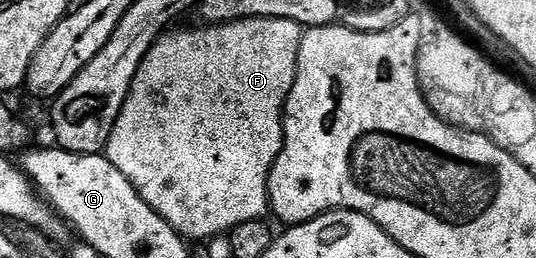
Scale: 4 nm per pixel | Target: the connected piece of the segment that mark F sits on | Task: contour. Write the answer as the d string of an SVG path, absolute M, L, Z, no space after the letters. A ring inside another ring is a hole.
M259 16L253 20L234 20L231 24L199 27L188 28L185 32L169 30L148 51L138 74L132 80L130 90L126 94L126 102L118 114L118 122L114 122L114 130L110 134L106 149L108 161L114 166L118 166L118 170L122 170L122 174L126 174L126 178L130 178L134 190L138 190L140 197L162 219L170 222L170 226L174 226L178 235L192 242L208 240L211 236L221 235L220 237L223 237L231 232L234 226L238 226L242 222L259 220L269 211L268 179L270 170L284 145L284 102L294 86L302 35L301 25L295 24L293 20L267 20L265 16Z

